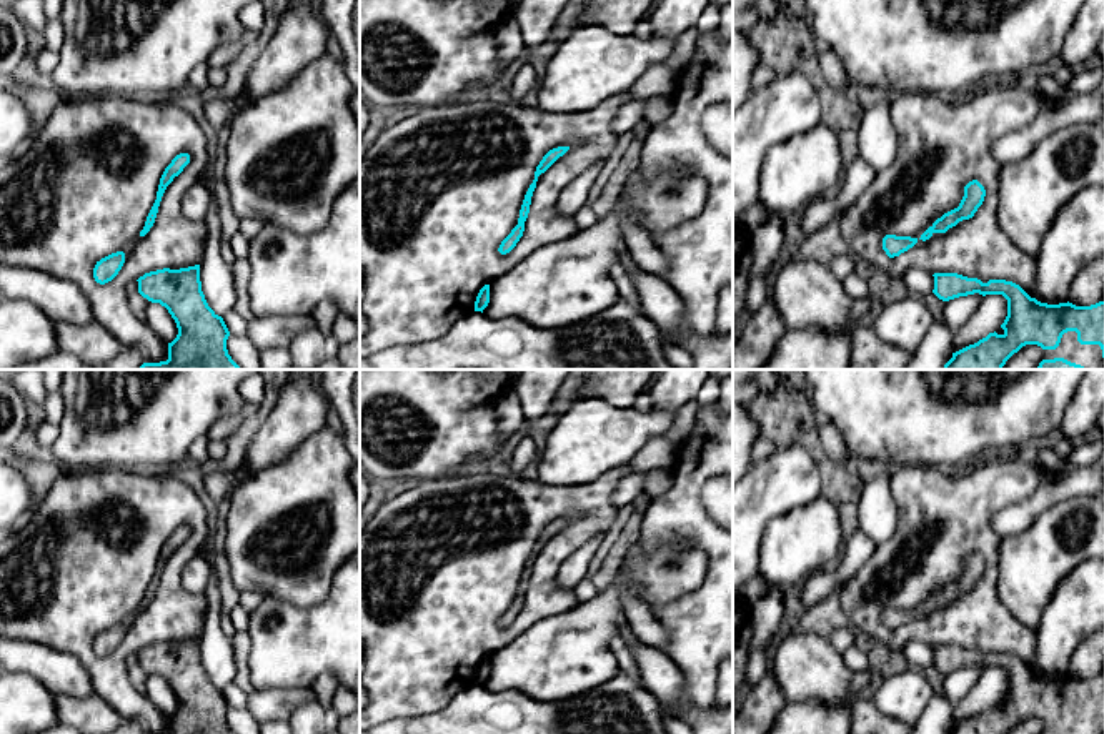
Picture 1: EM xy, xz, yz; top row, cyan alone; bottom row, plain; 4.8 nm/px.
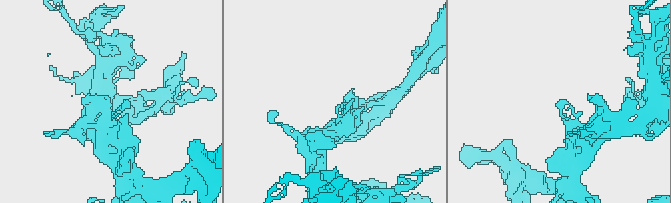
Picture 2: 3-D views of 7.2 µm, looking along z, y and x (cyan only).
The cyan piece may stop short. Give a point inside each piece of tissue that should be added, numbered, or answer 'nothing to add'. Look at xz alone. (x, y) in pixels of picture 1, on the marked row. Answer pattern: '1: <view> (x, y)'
nothing to add

